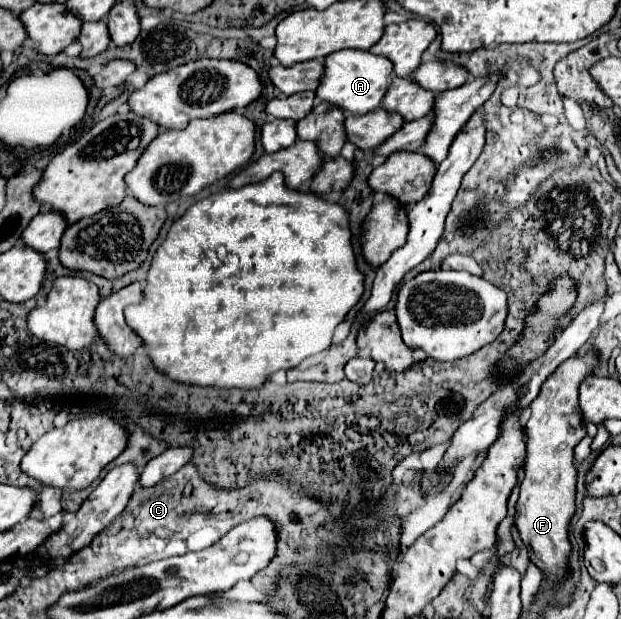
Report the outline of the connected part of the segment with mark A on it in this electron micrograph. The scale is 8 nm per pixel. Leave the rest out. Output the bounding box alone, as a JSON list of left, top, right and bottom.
[316,50,394,114]

